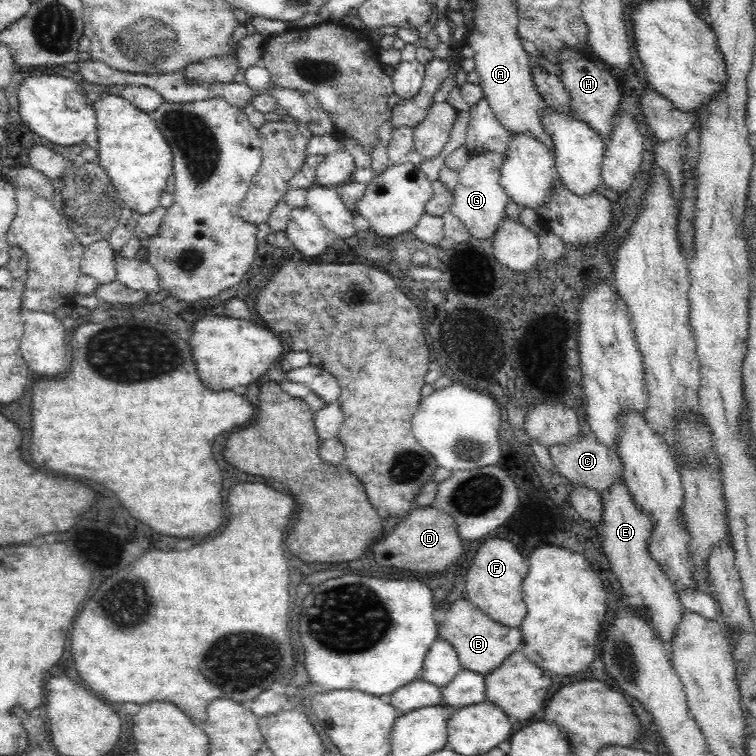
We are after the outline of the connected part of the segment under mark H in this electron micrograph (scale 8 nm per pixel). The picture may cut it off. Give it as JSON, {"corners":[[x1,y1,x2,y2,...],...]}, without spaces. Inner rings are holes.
{"corners":[[564,48,560,54,559,78,566,89,569,98,569,107,580,121,586,122,588,127,598,132,604,140,608,140,613,134,613,116,620,111,621,87,616,77,606,70,606,64,600,60,588,59,582,52,576,52,573,48]]}

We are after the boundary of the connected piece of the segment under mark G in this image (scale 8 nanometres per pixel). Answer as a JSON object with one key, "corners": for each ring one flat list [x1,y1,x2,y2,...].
{"corners":[[487,151,483,154,471,152,462,170,457,172,459,182,452,194,452,206,448,211,462,221,473,238,492,239,498,224,505,216,504,210,510,198,500,185,502,160,503,156,496,152]]}

